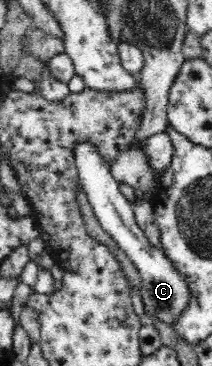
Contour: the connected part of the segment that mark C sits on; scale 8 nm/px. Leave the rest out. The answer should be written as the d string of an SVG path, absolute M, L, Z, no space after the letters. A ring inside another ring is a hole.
M78 141L74 147L74 160L79 178L78 183L86 193L88 202L100 225L133 261L133 265L137 267L137 271L143 279L140 296L146 312L157 316L159 320L163 320L167 324L175 322L189 302L189 287L187 287L184 278L174 270L161 247L151 245L145 237L143 229L139 228L133 203L120 192L119 182L114 180L110 166L107 165L103 156L99 155L99 149L89 141Z

